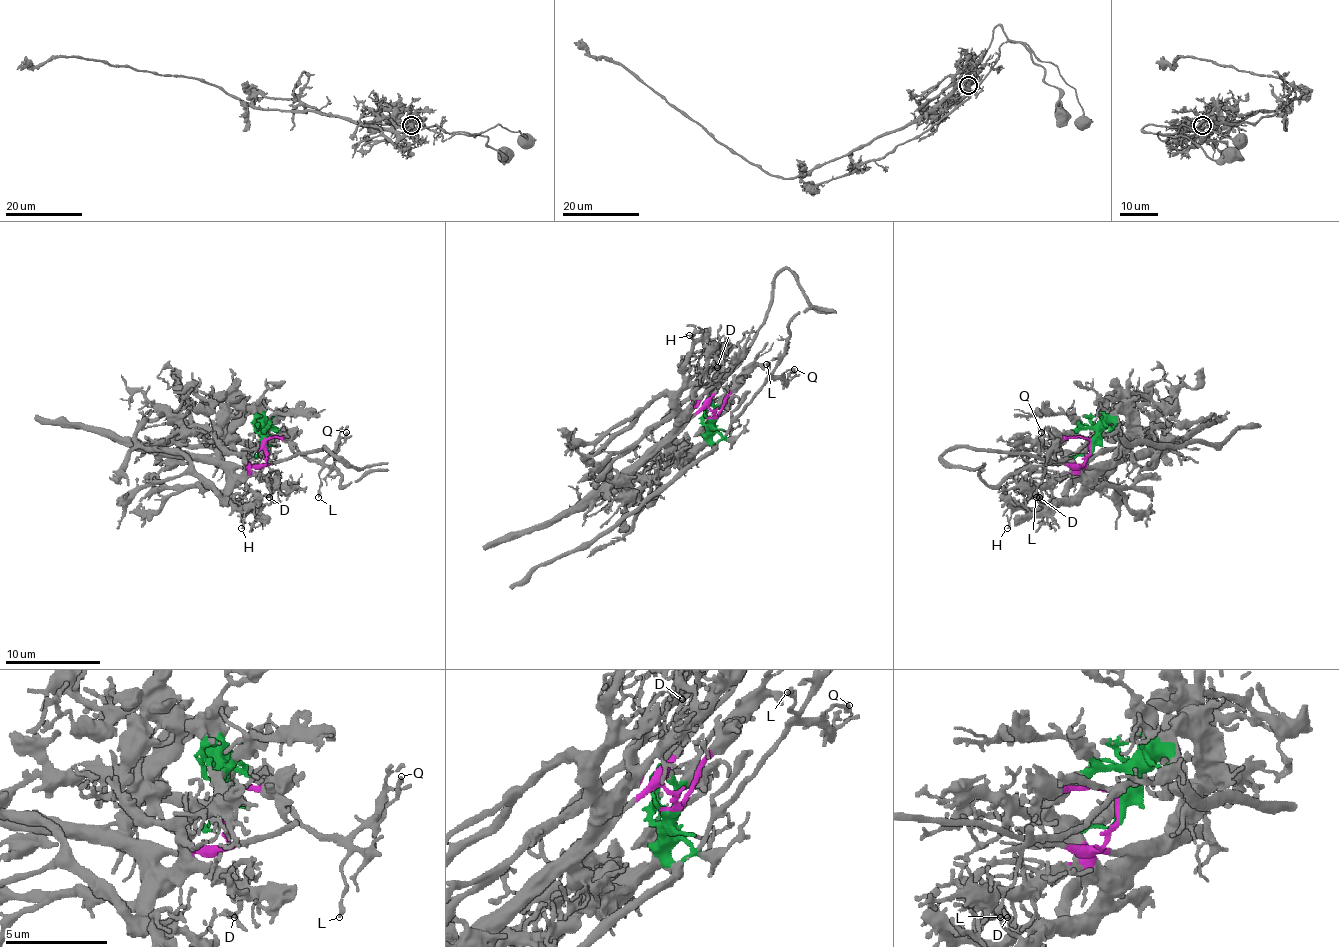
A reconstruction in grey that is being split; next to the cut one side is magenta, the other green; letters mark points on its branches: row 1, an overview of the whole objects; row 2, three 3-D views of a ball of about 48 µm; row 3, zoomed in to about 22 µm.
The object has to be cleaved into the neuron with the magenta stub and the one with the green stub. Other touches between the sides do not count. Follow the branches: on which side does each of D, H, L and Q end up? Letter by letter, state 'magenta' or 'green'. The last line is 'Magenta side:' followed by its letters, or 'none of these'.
D: magenta
H: magenta
L: green
Q: green
Magenta side: D, H

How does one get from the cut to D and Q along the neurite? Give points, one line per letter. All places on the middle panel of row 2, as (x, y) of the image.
D: (711, 418), (713, 413), (708, 408), (682, 410), (678, 401), (699, 372), (711, 363), (718, 368)
Q: (711, 420), (711, 427), (723, 437), (730, 422), (761, 389), (787, 370), (794, 370)

